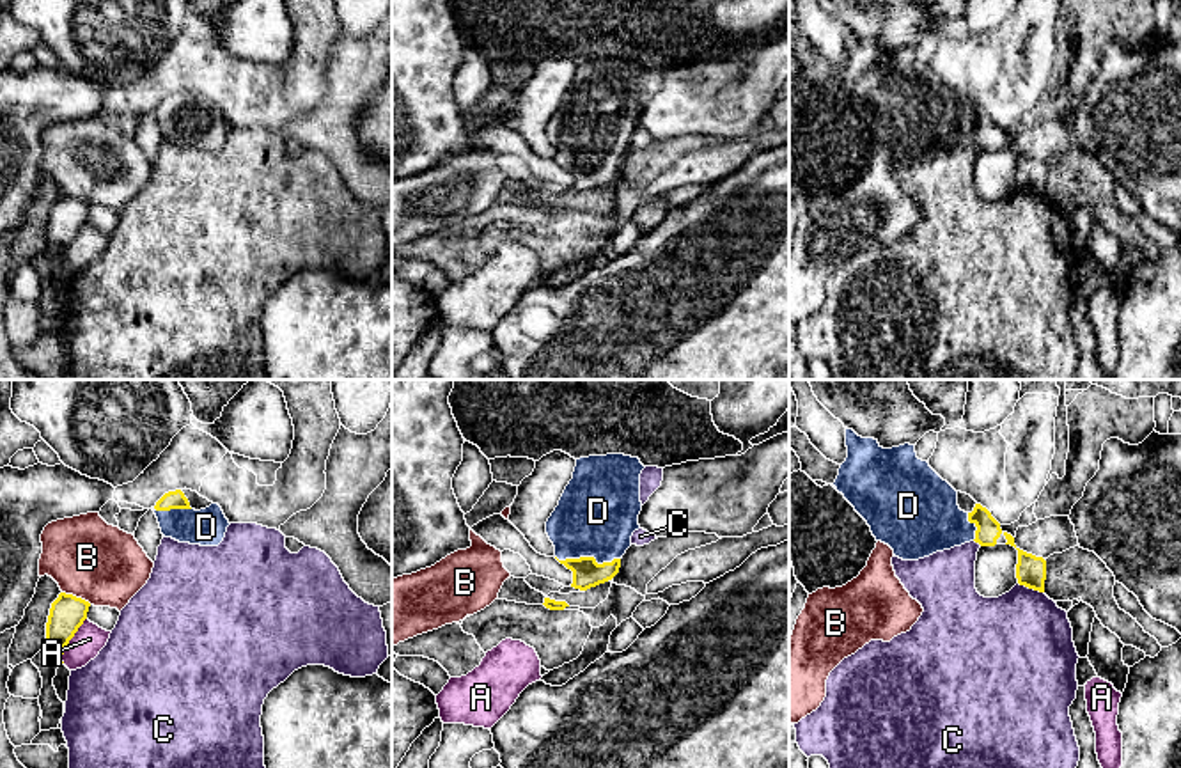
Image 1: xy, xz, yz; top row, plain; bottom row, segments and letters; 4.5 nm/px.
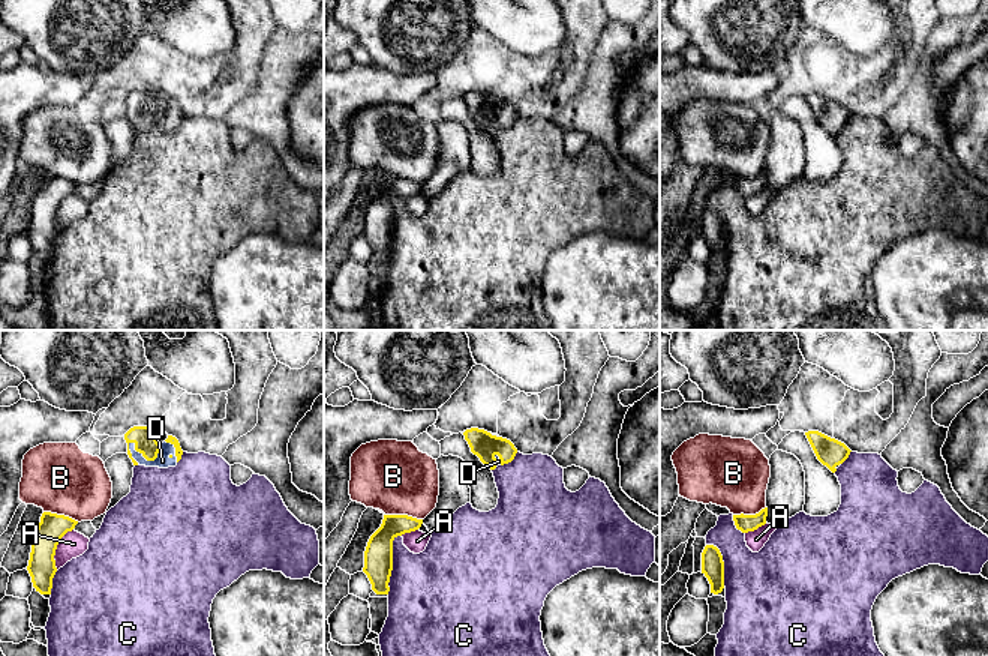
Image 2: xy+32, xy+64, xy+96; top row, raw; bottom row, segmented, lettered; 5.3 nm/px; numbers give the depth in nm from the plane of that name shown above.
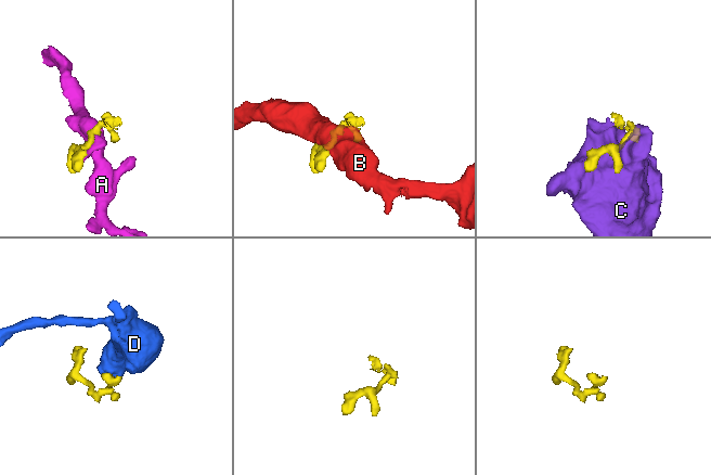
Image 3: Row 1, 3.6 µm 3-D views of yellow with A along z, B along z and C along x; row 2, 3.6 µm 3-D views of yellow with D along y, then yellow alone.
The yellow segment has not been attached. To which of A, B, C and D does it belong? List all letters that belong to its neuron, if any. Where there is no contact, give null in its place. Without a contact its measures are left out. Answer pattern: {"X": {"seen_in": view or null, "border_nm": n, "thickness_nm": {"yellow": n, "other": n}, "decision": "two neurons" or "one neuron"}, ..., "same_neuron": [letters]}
{"A": {"seen_in": "xy", "border_nm": 200, "thickness_nm": {"yellow": 160, "other": 140}, "decision": "two neurons"}, "B": {"seen_in": "xy", "border_nm": 150, "thickness_nm": {"yellow": 160, "other": 360}, "decision": "two neurons"}, "C": {"seen_in": "yz", "border_nm": 130, "thickness_nm": {"yellow": 140, "other": 460}, "decision": "two neurons"}, "D": {"seen_in": "xz", "border_nm": 300, "thickness_nm": {"yellow": 130, "other": 360}, "decision": "one neuron"}, "same_neuron": ["D"]}

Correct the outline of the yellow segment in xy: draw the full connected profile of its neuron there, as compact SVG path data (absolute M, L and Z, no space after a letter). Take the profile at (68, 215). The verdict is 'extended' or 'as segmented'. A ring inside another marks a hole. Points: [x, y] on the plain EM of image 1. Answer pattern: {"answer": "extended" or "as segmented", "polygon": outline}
{"answer": "as segmented", "polygon": "M60 195L51 206L46 225L46 247L59 257L64 257L66 248L87 222L89 209L89 204L66 195Z"}

